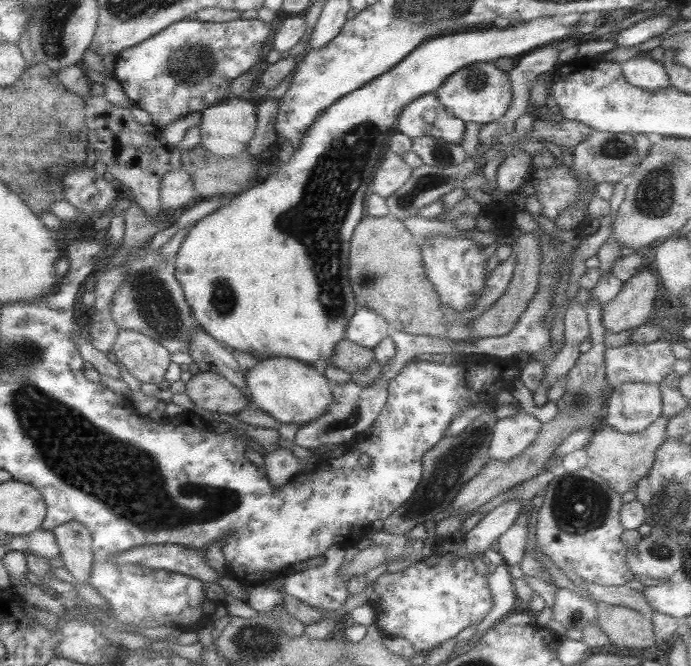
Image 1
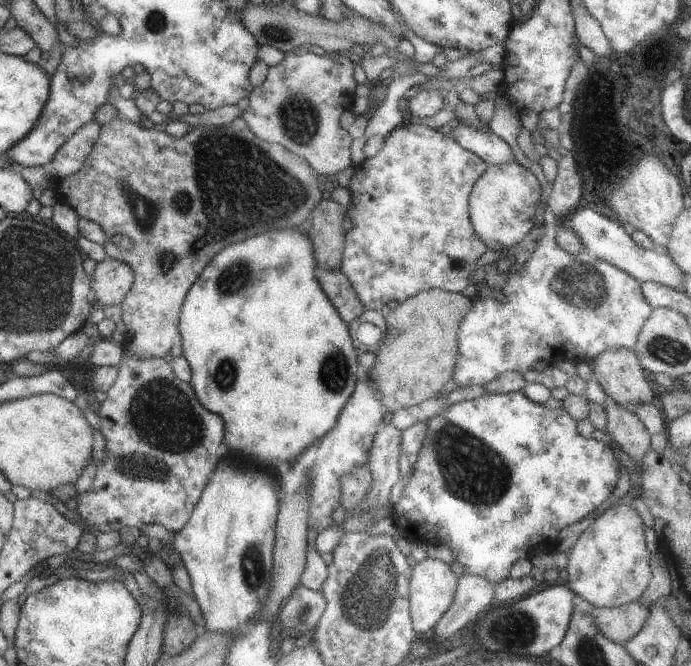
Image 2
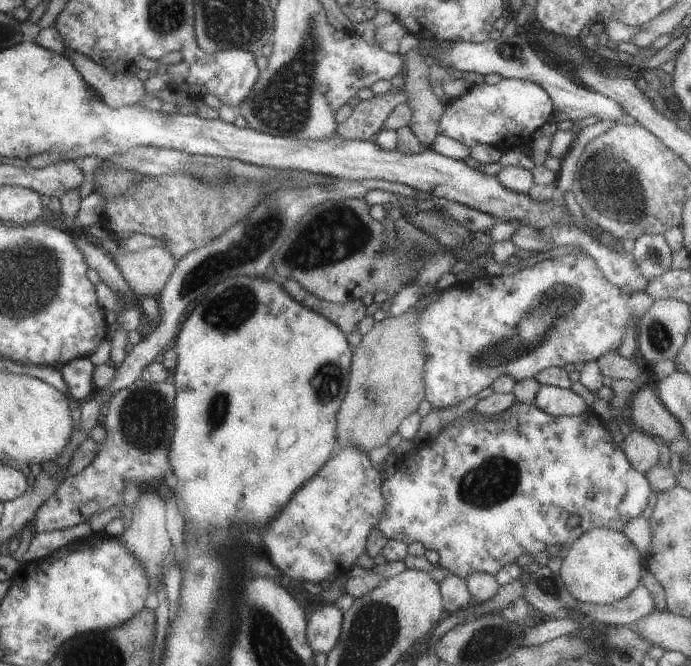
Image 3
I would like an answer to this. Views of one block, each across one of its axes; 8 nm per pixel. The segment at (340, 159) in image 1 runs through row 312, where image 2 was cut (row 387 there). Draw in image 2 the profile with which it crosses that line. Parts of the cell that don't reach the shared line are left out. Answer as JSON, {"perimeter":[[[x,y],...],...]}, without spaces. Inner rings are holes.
{"perimeter":[[[298,229],[268,230],[262,234],[250,236],[248,240],[230,244],[220,250],[210,264],[200,272],[200,276],[195,284],[192,284],[180,310],[178,324],[179,335],[182,337],[180,344],[182,345],[182,356],[190,366],[189,384],[192,386],[192,392],[204,410],[214,412],[224,422],[226,432],[224,432],[222,443],[228,450],[227,455],[260,471],[276,473],[278,464],[282,462],[293,464],[298,456],[308,450],[314,442],[320,438],[322,440],[322,436],[334,428],[340,412],[348,404],[350,396],[356,388],[356,382],[360,379],[357,350],[350,337],[349,326],[341,320],[316,280],[315,272],[318,269],[313,251],[314,248],[312,248],[312,242],[308,240],[308,236],[300,234]]]}

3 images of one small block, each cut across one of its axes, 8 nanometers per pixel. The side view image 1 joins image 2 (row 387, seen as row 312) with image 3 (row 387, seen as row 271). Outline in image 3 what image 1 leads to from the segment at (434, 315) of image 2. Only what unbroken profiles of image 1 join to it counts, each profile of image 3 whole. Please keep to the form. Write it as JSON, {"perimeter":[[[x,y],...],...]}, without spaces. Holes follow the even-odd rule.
{"perimeter":[[[408,310],[400,316],[387,314],[381,322],[375,322],[374,327],[363,335],[360,345],[353,350],[351,370],[349,371],[349,386],[344,402],[336,414],[335,440],[338,448],[353,447],[362,453],[383,446],[397,432],[404,418],[412,415],[425,398],[425,383],[423,367],[423,341],[417,330],[417,316],[422,310]]]}

